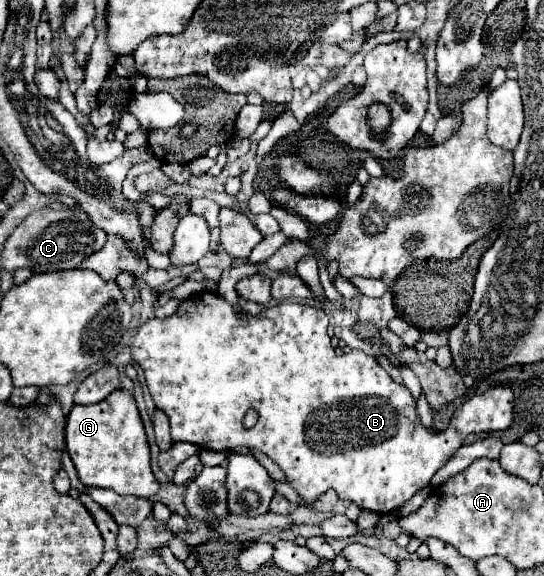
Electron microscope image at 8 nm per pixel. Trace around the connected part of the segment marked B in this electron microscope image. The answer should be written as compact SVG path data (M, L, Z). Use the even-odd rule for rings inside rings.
M198 293L198 295L192 295L192 297L184 299L180 303L178 311L172 317L168 317L164 321L158 321L158 319L146 321L138 329L130 349L132 349L132 359L136 361L138 367L142 367L142 371L146 375L146 383L148 383L148 389L150 389L150 395L152 395L156 407L162 409L168 415L170 433L172 433L174 443L188 441L188 443L194 443L194 445L198 445L202 449L212 449L212 451L232 451L232 449L236 449L240 445L246 445L246 447L256 449L256 451L262 451L284 471L288 483L300 495L304 505L312 505L322 493L326 493L328 489L334 489L340 499L352 501L360 509L368 509L368 511L374 511L374 513L380 513L380 515L396 513L408 499L414 497L414 493L418 493L420 489L424 489L430 483L434 473L462 447L464 439L470 433L504 431L514 421L514 391L504 385L504 387L490 387L490 389L486 389L482 393L476 393L466 403L462 403L454 411L452 419L450 419L450 425L444 431L426 429L422 425L422 421L420 421L418 411L416 411L416 401L414 401L412 393L404 385L396 383L386 373L386 369L382 369L382 365L376 361L376 357L366 355L364 351L350 351L350 353L344 353L344 355L336 355L332 345L330 345L330 337L326 333L326 325L328 325L326 313L322 309L318 309L318 307L310 307L310 305L304 305L304 303L290 303L290 301L286 301L286 303L278 303L274 307L264 309L256 317L248 317L244 313L238 317L234 313L234 309L222 297L218 297L214 293ZM250 409L254 409L258 413L258 423L252 429L246 429L242 425L242 419L244 419L246 411L250 411Z

